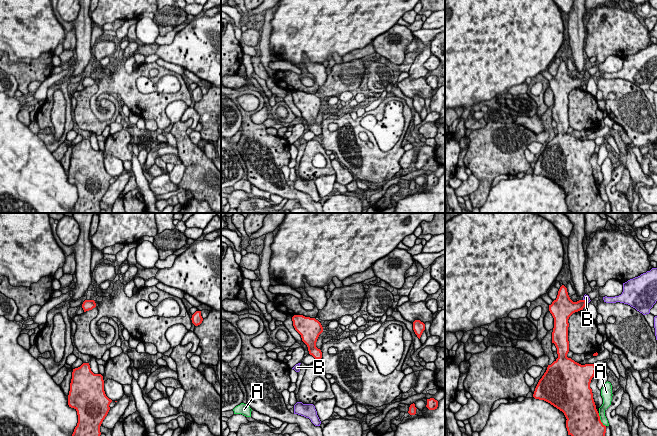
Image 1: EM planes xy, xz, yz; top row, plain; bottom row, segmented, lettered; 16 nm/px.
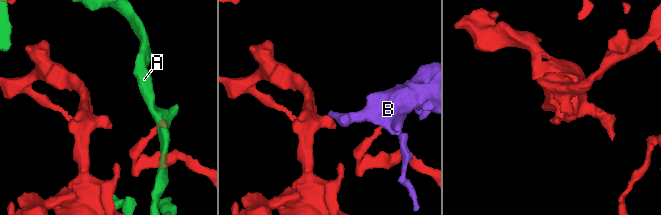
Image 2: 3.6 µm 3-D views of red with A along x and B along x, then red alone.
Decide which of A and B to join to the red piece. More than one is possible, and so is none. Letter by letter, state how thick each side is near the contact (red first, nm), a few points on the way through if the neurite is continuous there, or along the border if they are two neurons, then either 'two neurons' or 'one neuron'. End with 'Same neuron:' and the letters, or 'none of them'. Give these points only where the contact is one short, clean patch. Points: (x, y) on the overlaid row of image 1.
A: 480 nm thick on the red side, 100 nm on the other; two neurons
B: 200 nm thick on the red side, 90 nm on the other; runs through yz (571, 307), (578, 306), (585, 301), (586, 297); one neuron
Same neuron: B

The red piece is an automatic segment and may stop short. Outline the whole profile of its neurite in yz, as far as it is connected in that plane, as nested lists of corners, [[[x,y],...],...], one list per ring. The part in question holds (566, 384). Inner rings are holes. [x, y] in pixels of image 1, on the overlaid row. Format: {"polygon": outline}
{"polygon": [[[560,287],[557,298],[549,305],[554,318],[552,343],[557,348],[558,358],[548,365],[533,394],[535,399],[544,400],[564,413],[568,435],[571,436],[605,436],[606,433],[590,388],[595,364],[581,365],[567,357],[568,319],[590,301],[585,294],[582,300],[573,302],[567,288]]]}

